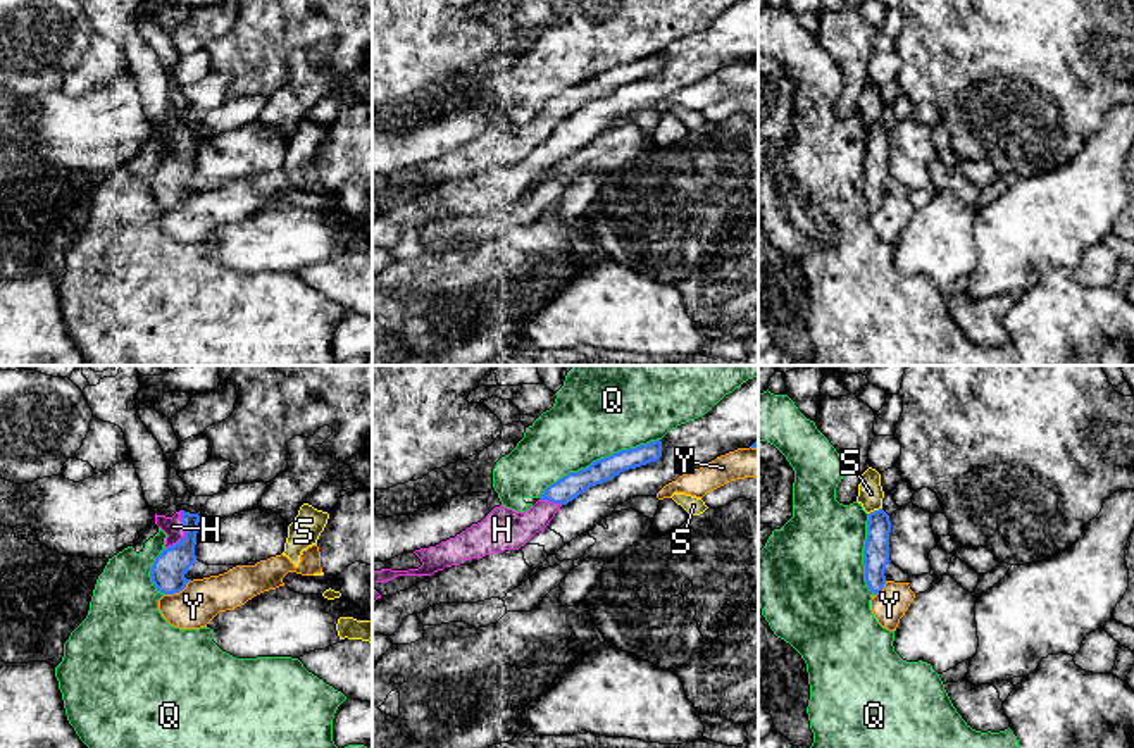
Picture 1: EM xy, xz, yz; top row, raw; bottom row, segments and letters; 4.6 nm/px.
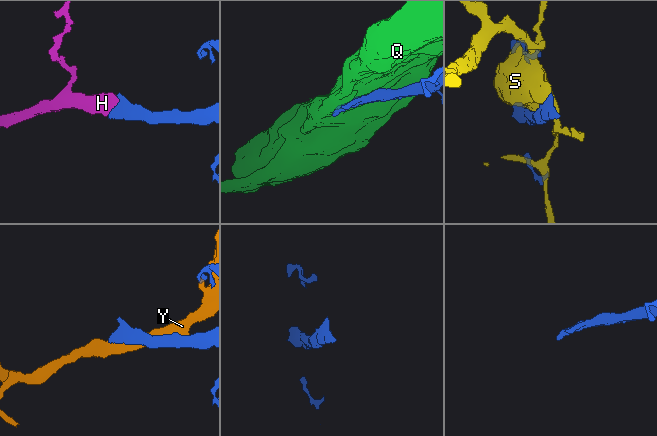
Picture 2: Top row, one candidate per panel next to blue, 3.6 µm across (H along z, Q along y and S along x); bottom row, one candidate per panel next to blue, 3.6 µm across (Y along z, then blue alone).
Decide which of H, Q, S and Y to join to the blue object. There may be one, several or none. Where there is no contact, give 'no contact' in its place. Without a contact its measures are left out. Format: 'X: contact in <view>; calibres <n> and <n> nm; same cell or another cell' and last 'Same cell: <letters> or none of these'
H: contact in xy; calibres 160 and 90 nm; same cell
Q: contact in xz; calibres 120 and 440 nm; another cell
S: contact in yz; calibres 130 and 120 nm; another cell
Y: contact in xy; calibres 160 and 200 nm; another cell
Same cell: H

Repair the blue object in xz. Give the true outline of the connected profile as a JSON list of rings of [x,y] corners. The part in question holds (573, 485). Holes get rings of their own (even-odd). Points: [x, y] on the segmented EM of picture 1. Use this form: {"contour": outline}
{"contour": [[[650,441],[636,448],[620,450],[593,462],[577,472],[569,472],[550,484],[539,500],[526,512],[503,505],[495,507],[481,522],[472,524],[455,538],[414,553],[421,558],[419,569],[372,570],[372,584],[388,583],[398,576],[433,576],[445,567],[460,565],[464,560],[483,558],[505,550],[519,550],[536,533],[543,531],[562,505],[567,505],[591,486],[607,483],[624,471],[657,462],[662,457],[662,441]]]}

